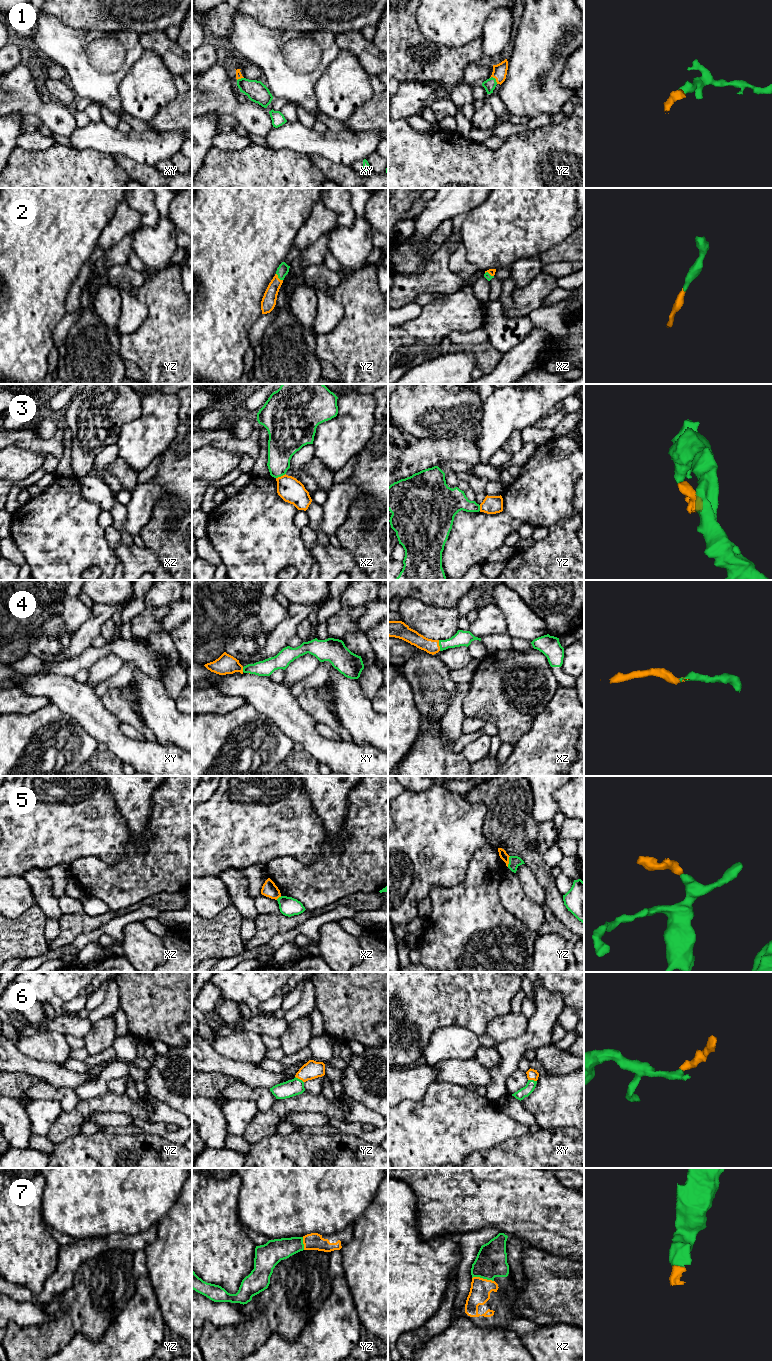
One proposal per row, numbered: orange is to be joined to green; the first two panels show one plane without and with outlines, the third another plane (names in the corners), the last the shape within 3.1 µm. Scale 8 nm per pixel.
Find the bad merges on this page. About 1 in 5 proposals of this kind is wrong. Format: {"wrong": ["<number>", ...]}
{"wrong": ["3", "5"]}

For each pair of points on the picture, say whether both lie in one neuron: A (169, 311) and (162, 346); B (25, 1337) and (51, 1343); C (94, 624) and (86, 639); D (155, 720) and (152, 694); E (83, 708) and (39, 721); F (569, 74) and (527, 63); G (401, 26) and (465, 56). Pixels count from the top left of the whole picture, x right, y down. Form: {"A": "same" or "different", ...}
{"A": "same", "B": "same", "C": "same", "D": "same", "E": "different", "F": "different", "G": "same"}

